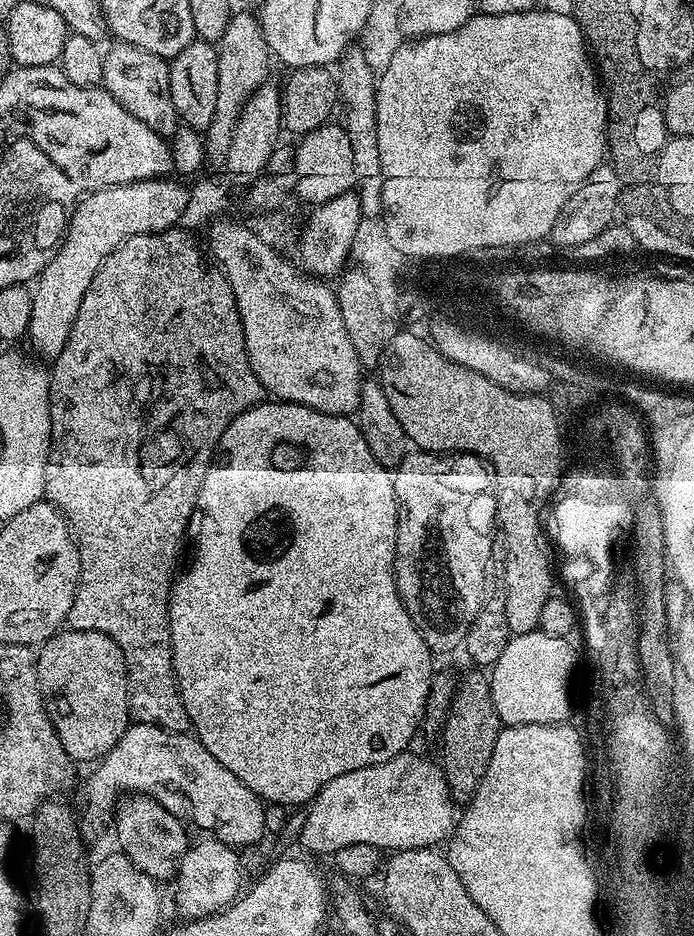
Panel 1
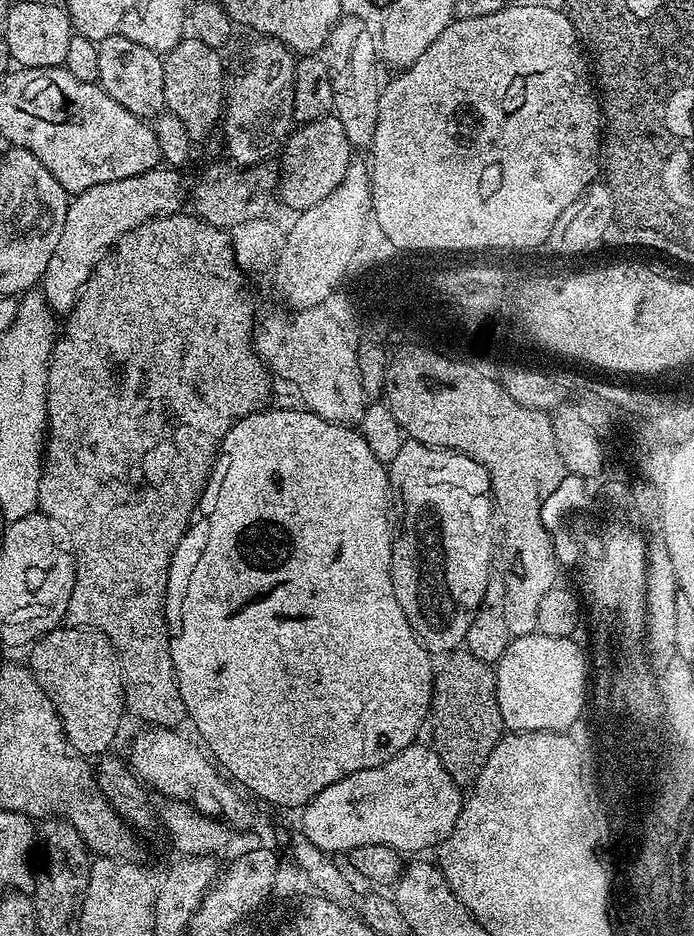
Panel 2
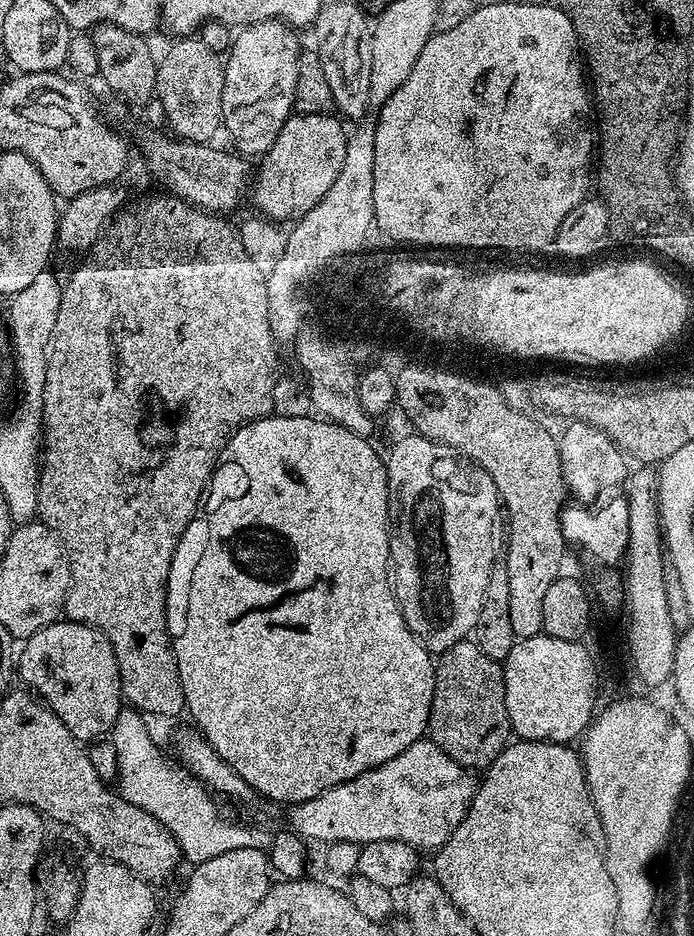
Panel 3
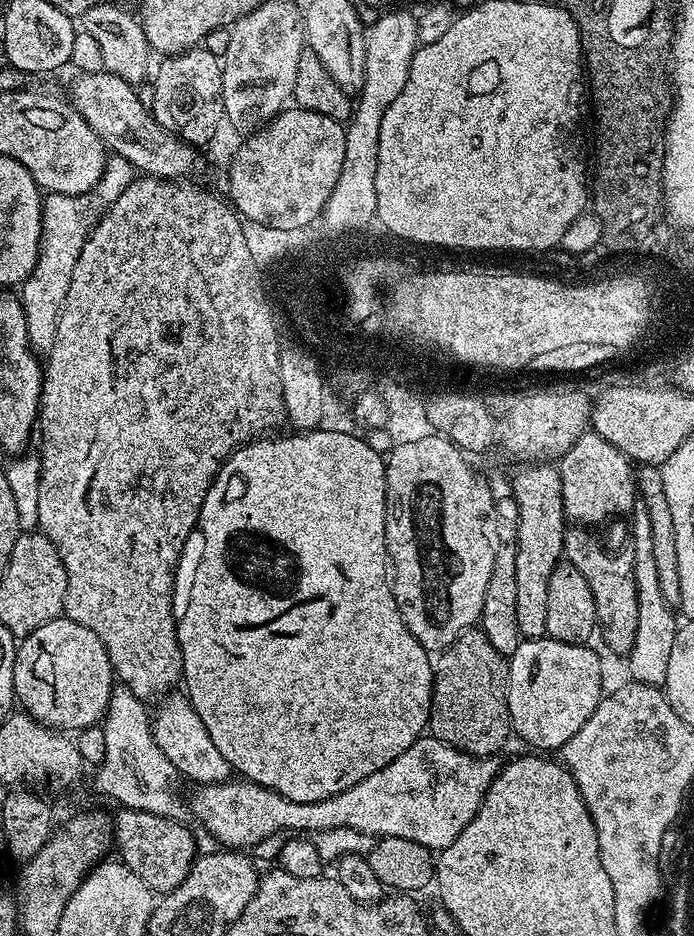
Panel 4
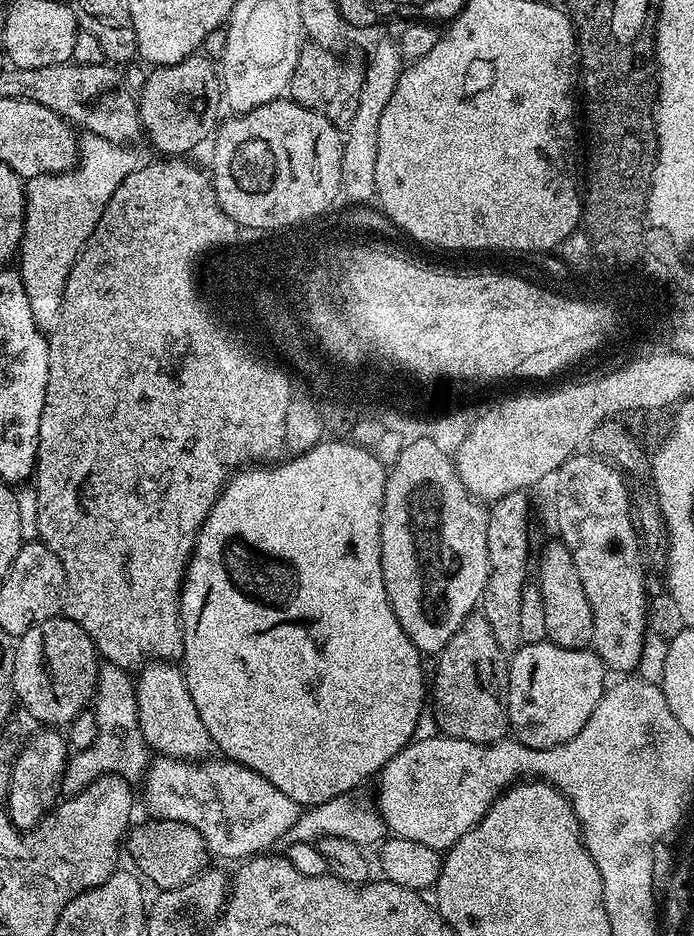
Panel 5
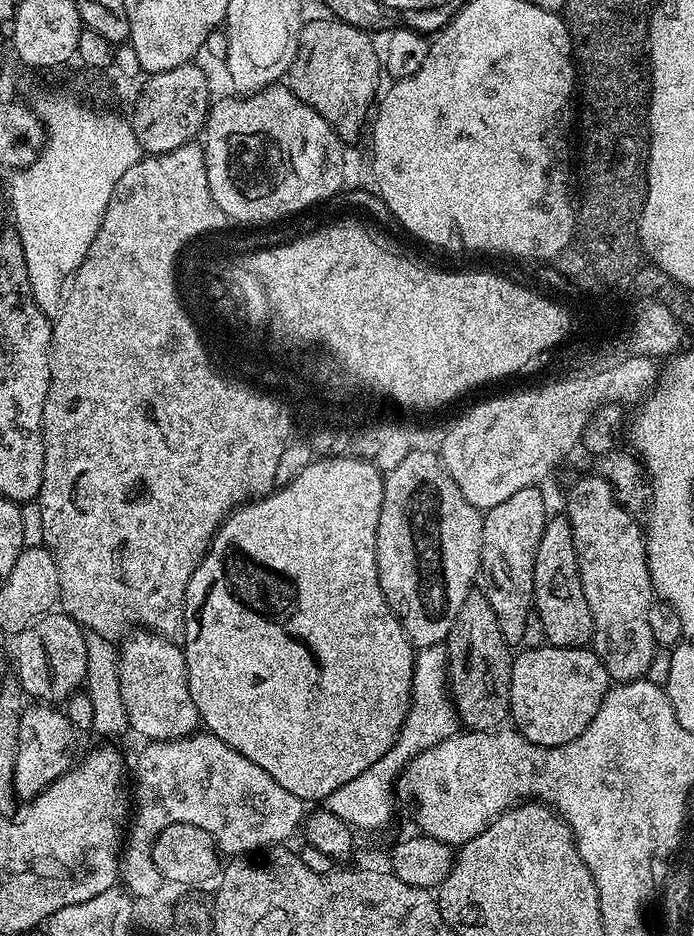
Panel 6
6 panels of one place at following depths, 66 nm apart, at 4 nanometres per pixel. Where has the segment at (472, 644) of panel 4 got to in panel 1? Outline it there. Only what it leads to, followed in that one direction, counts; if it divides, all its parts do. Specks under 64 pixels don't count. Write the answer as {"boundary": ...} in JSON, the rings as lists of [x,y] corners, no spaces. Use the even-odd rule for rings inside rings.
{"boundary":[[[468,676],[459,681],[456,693],[452,695],[452,704],[448,707],[448,717],[442,725],[444,732],[444,764],[442,771],[452,799],[467,802],[478,790],[486,766],[490,766],[490,754],[494,754],[494,742],[501,730],[498,710],[494,710],[492,686],[480,676]]]}

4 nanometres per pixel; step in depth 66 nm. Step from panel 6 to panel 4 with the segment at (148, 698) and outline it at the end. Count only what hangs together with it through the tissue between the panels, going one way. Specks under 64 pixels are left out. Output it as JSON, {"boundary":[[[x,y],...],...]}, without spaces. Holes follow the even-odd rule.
{"boundary":[[[173,693],[165,697],[160,703],[157,712],[155,709],[152,722],[152,737],[158,744],[177,773],[194,781],[194,784],[219,784],[231,779],[232,767],[218,751],[218,746],[211,741],[206,726],[202,726],[202,718],[194,710],[193,706],[181,693]]]}

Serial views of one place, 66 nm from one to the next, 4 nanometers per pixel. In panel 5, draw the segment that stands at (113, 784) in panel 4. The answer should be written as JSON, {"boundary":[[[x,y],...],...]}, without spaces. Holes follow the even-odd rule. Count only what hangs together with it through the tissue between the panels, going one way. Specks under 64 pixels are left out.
{"boundary":[[[101,663],[94,697],[94,711],[98,722],[98,738],[84,752],[76,752],[64,769],[64,779],[60,790],[65,797],[77,796],[98,777],[116,773],[129,782],[143,781],[150,763],[150,749],[139,728],[136,685],[133,677],[125,669],[113,664]]]}

